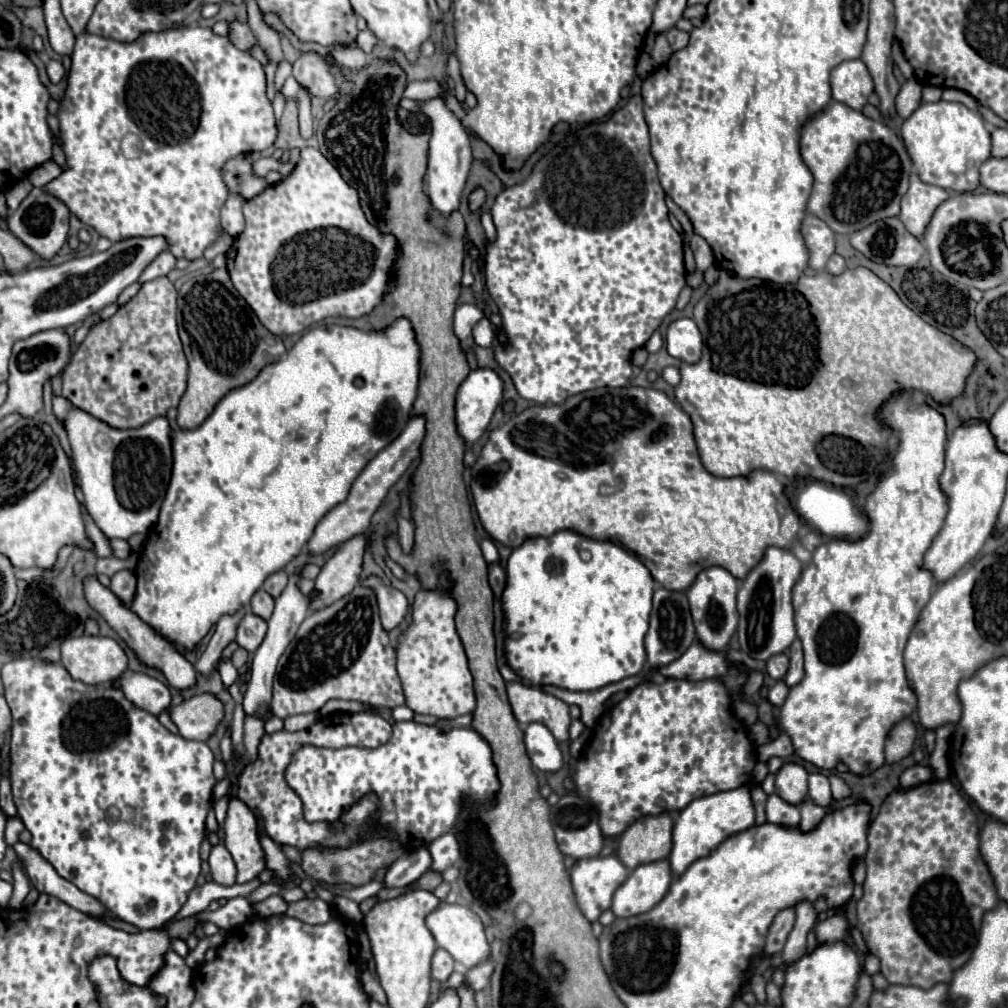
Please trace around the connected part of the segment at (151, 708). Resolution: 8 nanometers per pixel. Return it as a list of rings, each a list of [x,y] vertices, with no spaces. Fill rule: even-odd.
[[[126,671],[114,681],[114,687],[120,689],[124,697],[128,697],[128,701],[132,701],[138,709],[144,709],[152,715],[158,715],[170,707],[168,687],[146,673]]]

